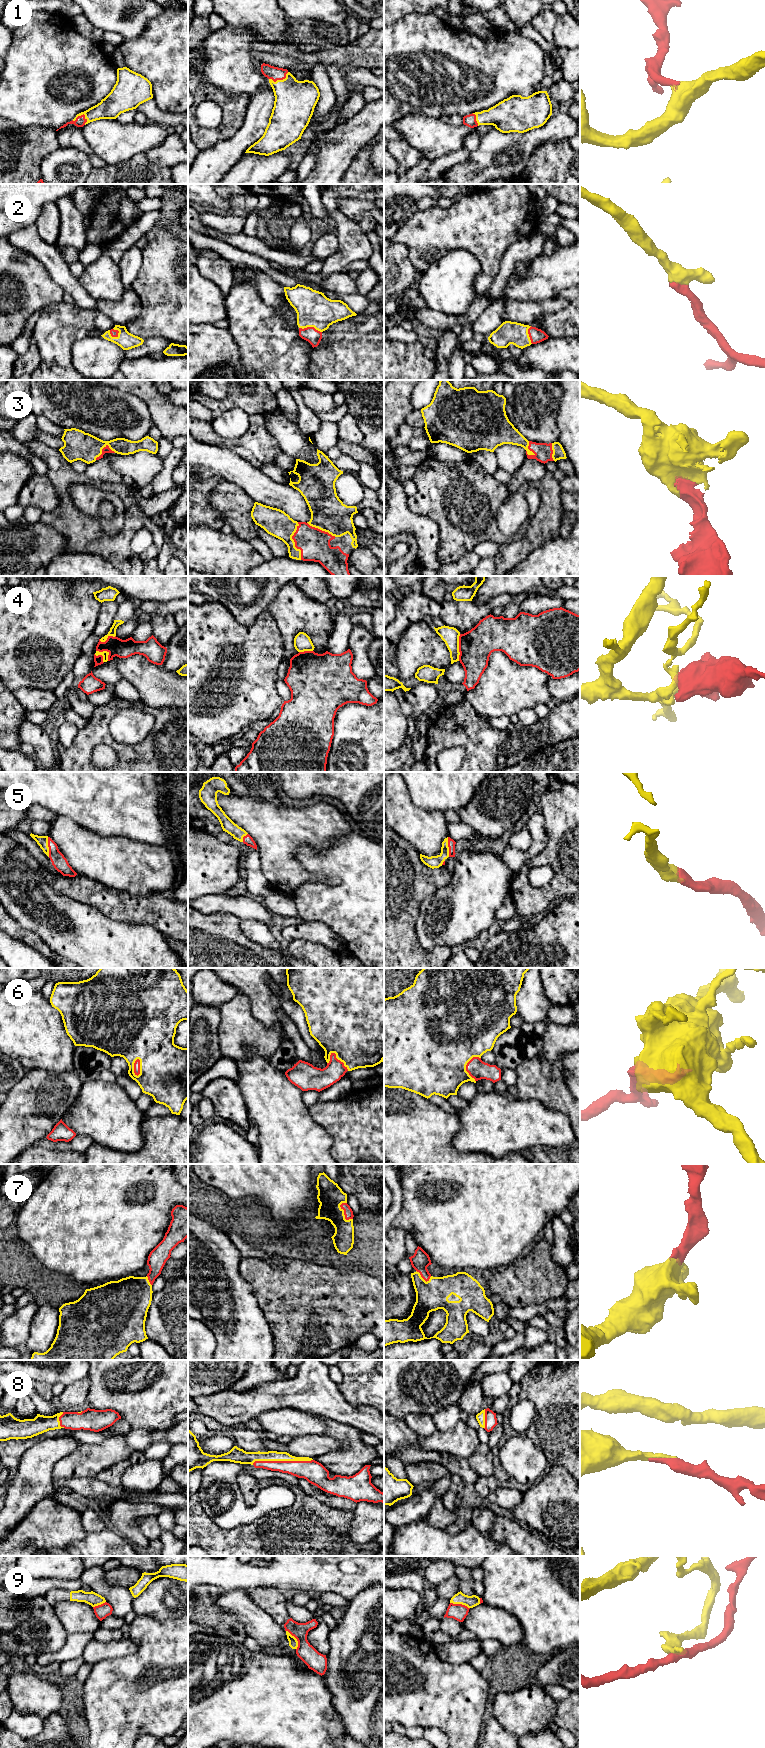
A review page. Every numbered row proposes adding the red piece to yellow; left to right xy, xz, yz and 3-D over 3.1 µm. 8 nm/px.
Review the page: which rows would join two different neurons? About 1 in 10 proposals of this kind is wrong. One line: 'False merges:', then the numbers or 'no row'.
False merges: 4, 9

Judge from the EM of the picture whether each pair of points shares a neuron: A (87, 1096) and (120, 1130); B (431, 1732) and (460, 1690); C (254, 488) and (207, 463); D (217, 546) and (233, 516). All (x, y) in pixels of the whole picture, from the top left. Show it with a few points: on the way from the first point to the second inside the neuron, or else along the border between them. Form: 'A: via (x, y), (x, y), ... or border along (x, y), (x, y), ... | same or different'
A: via (95, 1104), (113, 1122) | same
B: border along (425, 1727), (438, 1727), (448, 1737) | different
C: via (242, 476), (228, 465), (219, 463) | same
D: border along (233, 532), (245, 540) | different

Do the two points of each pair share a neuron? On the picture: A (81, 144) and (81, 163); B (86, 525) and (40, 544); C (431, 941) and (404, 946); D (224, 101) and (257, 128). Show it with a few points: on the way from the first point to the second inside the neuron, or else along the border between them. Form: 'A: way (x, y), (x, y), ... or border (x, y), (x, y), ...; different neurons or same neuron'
A: border (59, 146), (78, 148), (89, 154); different neurons
B: border (43, 523), (52, 526), (64, 536), (63, 552); different neurons
C: border (416, 920), (417, 939), (425, 949), (443, 946); different neurons
D: border (249, 99), (243, 123), (232, 137); different neurons

